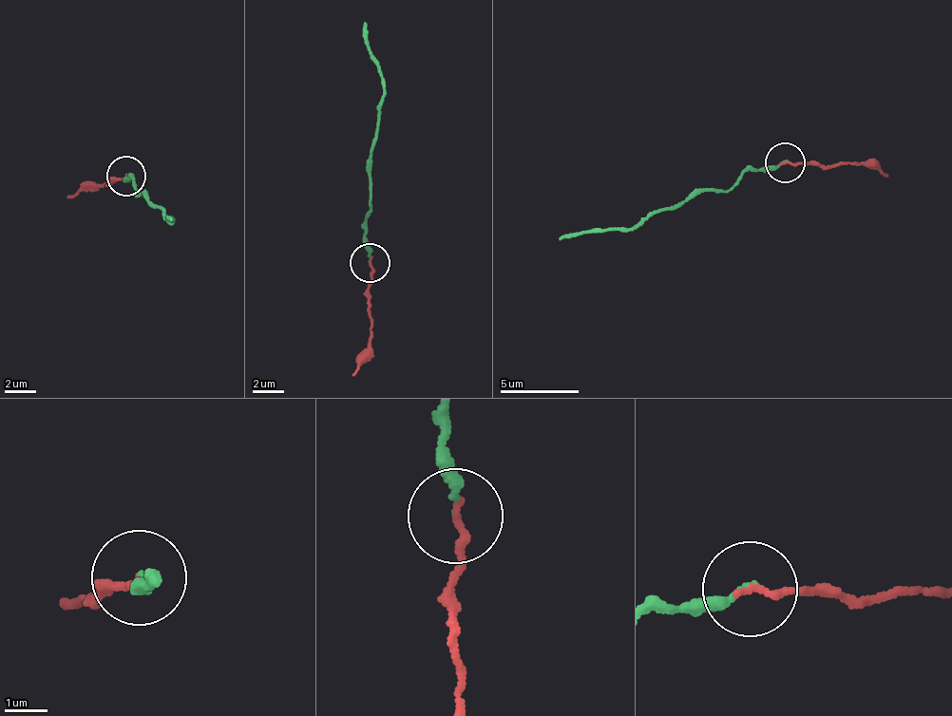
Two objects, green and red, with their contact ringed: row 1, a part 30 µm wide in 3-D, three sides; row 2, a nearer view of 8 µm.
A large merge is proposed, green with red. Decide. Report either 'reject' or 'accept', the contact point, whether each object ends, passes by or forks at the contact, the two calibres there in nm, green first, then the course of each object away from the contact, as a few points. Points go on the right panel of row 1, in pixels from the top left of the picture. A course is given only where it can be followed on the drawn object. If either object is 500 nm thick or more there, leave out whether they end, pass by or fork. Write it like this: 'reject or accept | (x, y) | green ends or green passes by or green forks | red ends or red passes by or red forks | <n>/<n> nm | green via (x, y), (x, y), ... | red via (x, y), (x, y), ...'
reject | (785, 162) | green ends | red ends | 180/200 nm | green via (786, 163), (747, 169), (722, 193), (693, 191), (630, 229), (593, 229), (559, 240) | red via (786, 163), (872, 164), (885, 178)

